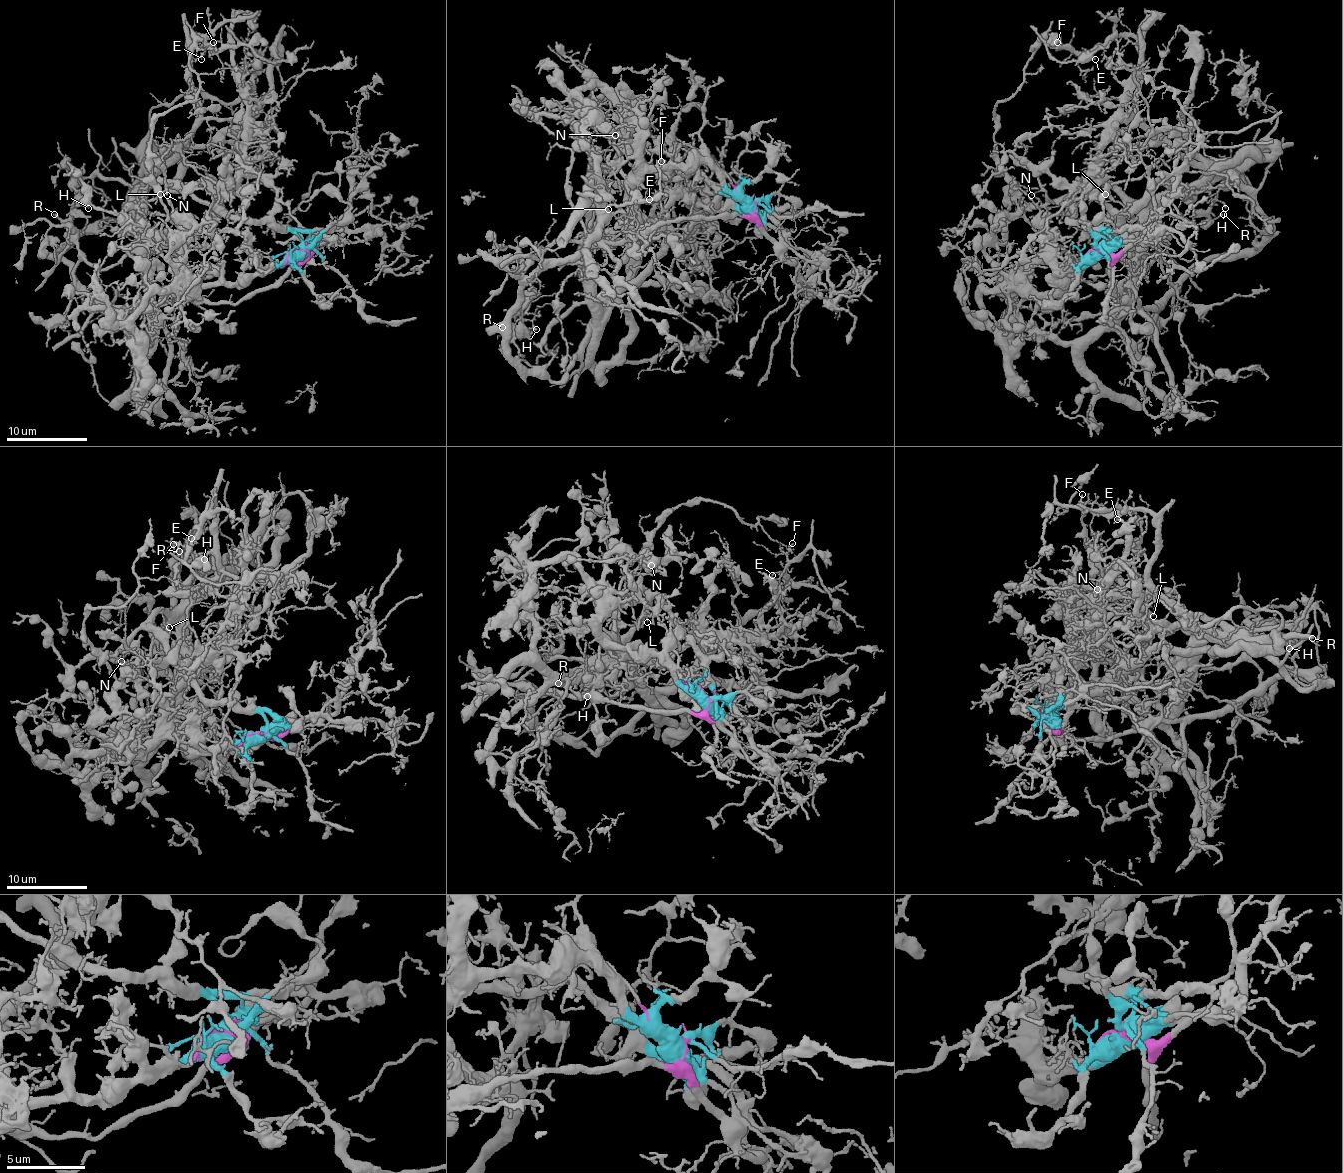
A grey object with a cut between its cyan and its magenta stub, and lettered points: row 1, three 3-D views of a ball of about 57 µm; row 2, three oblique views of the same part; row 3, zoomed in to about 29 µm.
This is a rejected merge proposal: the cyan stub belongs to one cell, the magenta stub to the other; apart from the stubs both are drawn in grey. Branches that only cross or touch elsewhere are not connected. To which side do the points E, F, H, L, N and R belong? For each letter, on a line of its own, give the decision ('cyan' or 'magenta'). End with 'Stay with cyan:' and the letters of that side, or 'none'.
E: cyan
F: cyan
H: cyan
L: cyan
N: cyan
R: cyan
Stay with cyan: E, F, H, L, N, R

